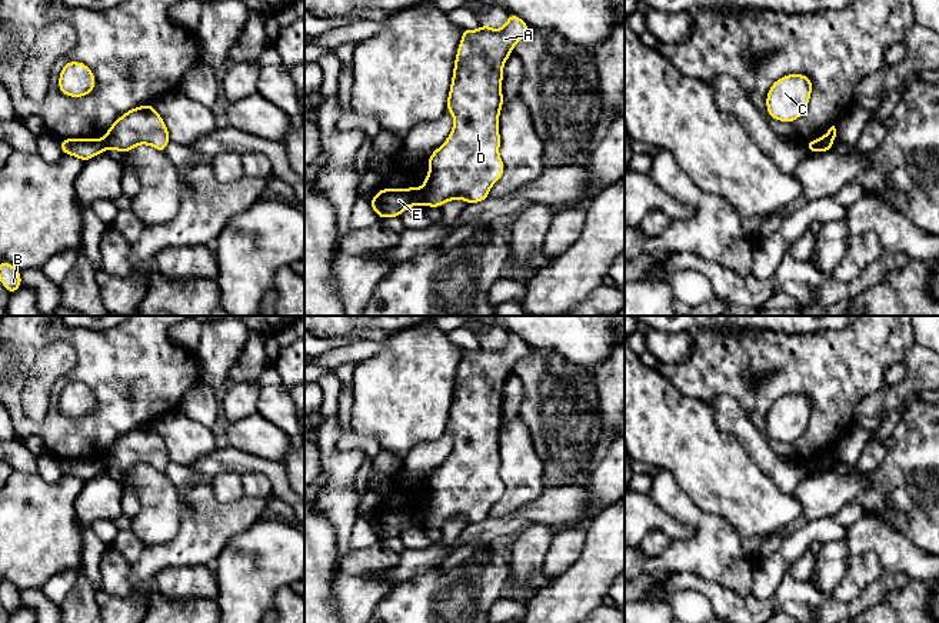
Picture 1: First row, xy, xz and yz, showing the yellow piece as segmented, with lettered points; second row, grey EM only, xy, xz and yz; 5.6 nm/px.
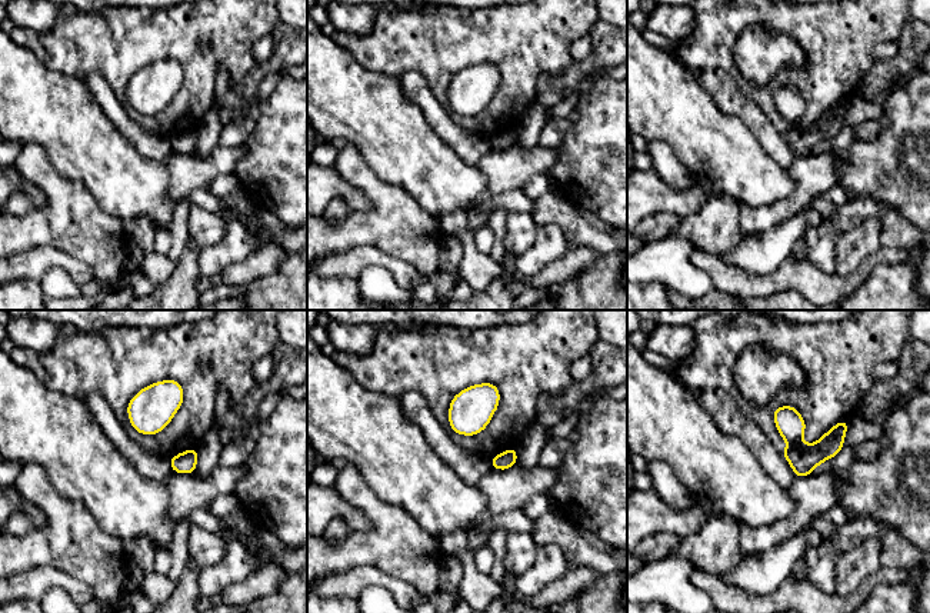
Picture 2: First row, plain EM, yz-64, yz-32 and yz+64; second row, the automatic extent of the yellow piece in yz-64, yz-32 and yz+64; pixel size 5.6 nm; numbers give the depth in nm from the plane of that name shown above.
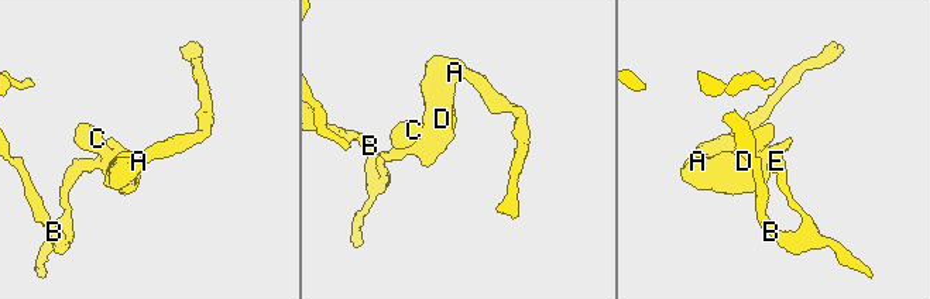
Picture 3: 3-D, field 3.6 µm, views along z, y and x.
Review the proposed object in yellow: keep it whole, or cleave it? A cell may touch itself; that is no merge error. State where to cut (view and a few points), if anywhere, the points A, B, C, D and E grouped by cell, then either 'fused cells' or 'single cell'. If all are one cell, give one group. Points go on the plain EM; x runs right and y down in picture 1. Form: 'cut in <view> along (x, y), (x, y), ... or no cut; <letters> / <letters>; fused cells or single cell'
cut in xz along (420, 507), (425, 513), (423, 525); A C D / B E; fused cells

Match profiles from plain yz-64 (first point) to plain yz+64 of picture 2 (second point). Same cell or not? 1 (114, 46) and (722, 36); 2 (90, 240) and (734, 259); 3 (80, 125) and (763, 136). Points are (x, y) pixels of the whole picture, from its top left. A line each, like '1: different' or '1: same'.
1: same
2: different
3: different

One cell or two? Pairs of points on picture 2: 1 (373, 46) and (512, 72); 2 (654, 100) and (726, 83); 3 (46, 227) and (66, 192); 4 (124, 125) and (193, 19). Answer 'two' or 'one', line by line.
1: one
2: two
3: one
4: two

